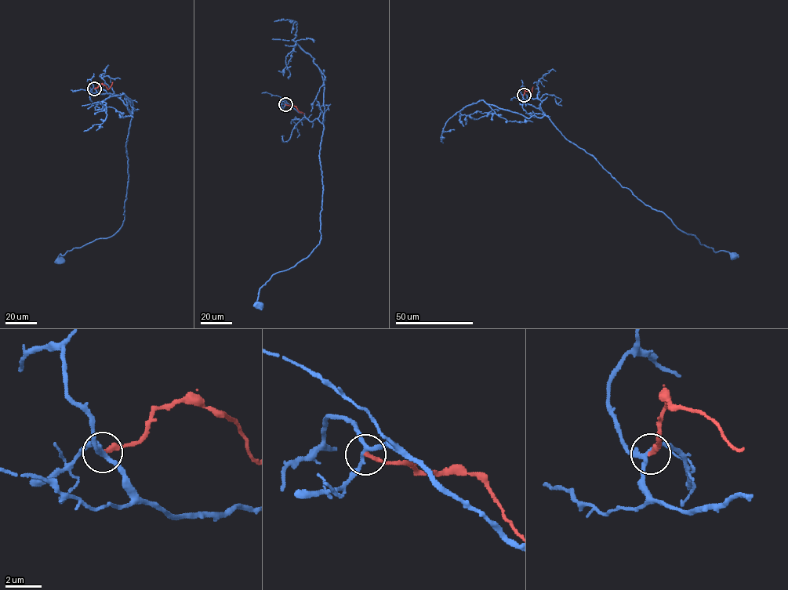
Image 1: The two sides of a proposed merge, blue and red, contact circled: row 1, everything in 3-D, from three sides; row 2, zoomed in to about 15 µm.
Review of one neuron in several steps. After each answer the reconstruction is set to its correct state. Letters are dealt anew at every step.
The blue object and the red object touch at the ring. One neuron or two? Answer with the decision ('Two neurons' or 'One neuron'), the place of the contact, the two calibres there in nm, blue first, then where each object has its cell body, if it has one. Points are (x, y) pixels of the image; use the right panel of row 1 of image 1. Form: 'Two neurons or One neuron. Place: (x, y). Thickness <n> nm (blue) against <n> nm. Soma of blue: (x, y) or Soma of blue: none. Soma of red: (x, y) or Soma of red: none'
Two neurons. Place: (524, 95). Thickness 200 nm (blue) against 240 nm. Soma of blue: (733, 256). Soma of red: none

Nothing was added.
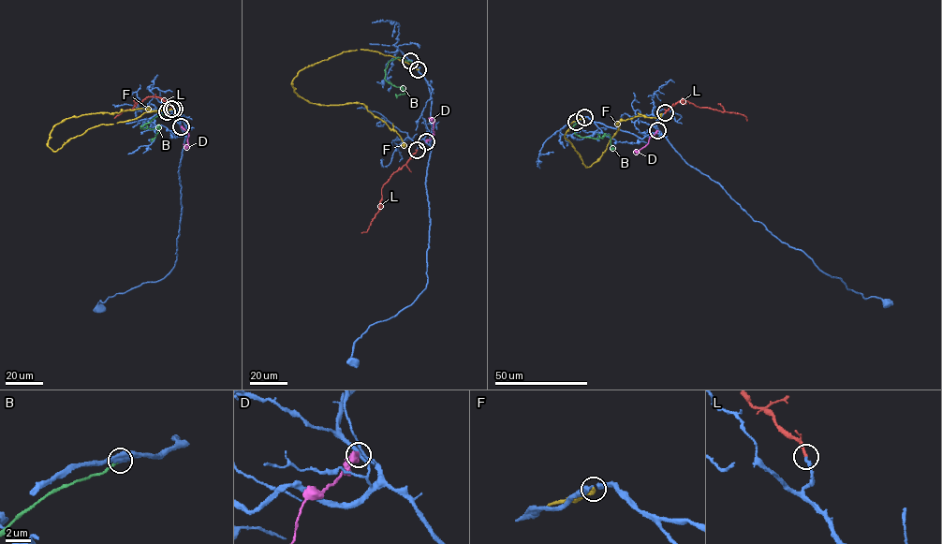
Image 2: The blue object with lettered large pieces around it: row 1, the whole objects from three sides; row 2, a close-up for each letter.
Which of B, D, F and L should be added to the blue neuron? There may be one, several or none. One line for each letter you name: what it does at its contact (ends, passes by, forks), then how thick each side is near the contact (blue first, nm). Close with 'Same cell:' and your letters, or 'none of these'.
L: it ends there; 220 nm thick on the blue side, 280 nm on the other
Same cell: L

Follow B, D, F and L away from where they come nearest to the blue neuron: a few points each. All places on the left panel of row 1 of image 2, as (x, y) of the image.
B: (167, 111), (140, 126), (151, 129), (160, 126), (151, 141)
D: (181, 126), (188, 136), (188, 145), (183, 144)
F: (174, 109), (101, 124), (55, 151), (48, 146), (51, 130), (66, 119), (160, 109)
L: (171, 109), (160, 97), (147, 96), (114, 118)

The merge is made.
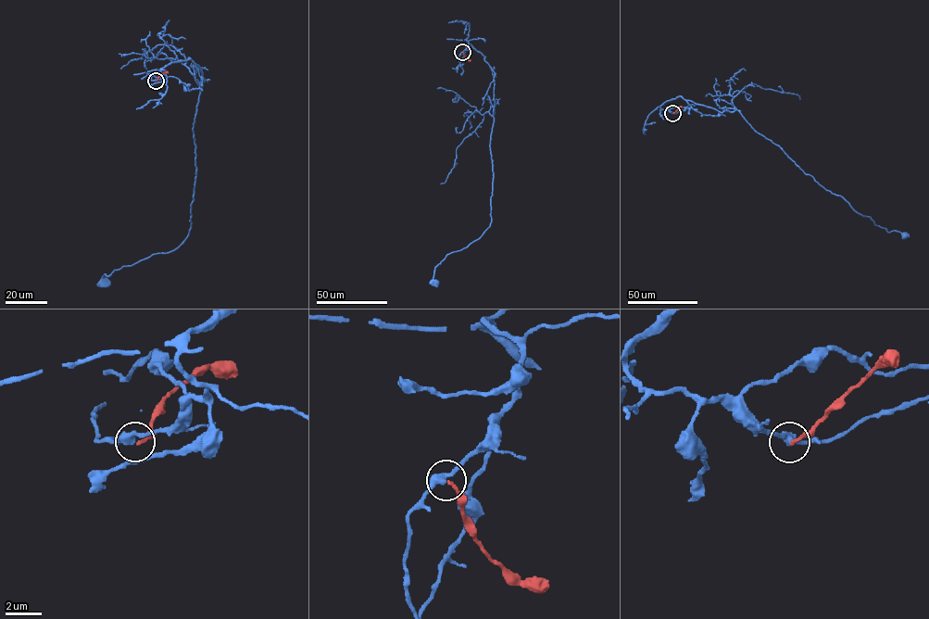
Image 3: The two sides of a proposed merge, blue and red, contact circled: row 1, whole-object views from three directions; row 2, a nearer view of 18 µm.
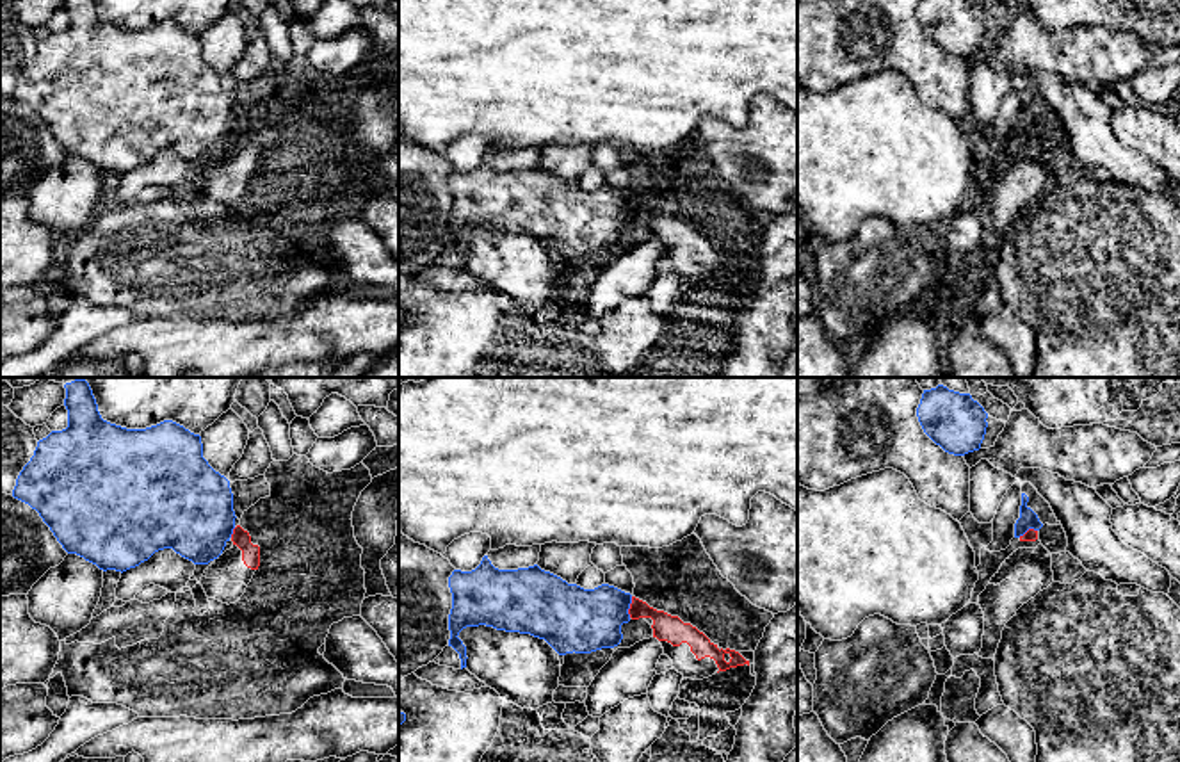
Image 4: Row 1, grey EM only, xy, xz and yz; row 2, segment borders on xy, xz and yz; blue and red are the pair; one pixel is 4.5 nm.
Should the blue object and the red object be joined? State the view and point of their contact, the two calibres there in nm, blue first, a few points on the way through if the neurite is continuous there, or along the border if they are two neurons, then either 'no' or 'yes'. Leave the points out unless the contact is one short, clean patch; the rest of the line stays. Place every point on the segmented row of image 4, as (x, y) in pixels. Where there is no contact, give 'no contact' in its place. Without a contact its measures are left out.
xz (629, 607) | 300/120 nm | along xz (632, 597), (629, 616) | no

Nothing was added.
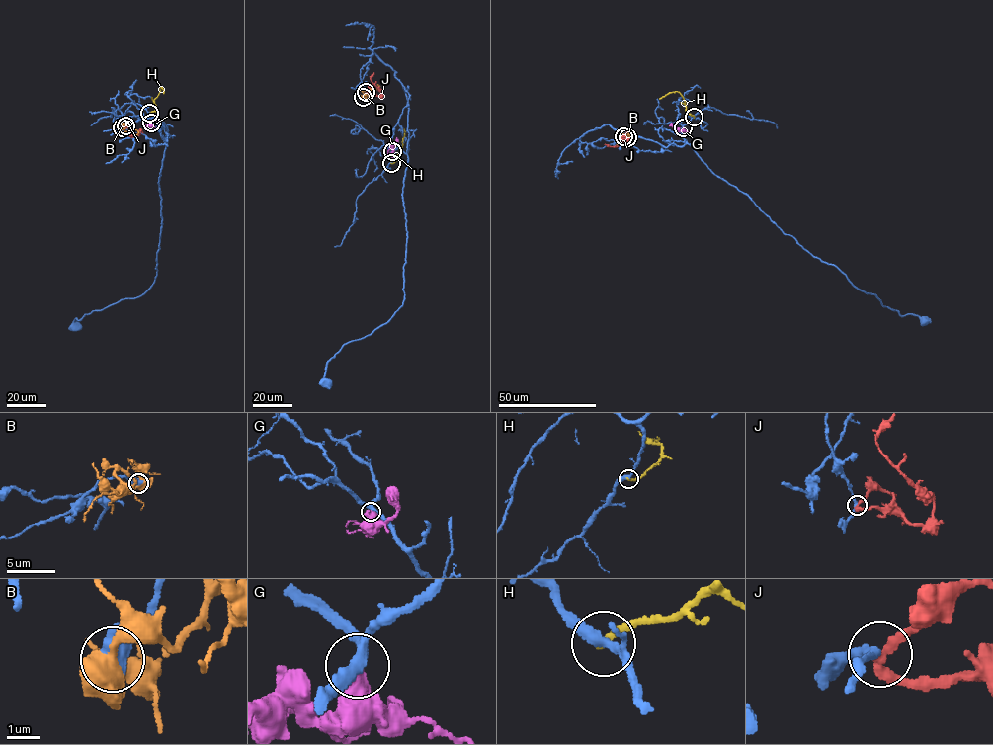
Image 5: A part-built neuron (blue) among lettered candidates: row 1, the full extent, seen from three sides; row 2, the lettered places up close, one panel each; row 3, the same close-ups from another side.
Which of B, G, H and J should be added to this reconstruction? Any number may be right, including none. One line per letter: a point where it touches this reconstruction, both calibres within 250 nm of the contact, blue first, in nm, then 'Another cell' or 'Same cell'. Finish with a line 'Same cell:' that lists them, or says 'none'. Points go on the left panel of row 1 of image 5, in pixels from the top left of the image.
B: Touches blue at (122, 127). Thickness 650 nm (blue) against 440 nm. Another cell
G: Touches blue at (151, 123). Thickness 280 nm (blue) against 440 nm. Another cell
H: Touches blue at (149, 113). Thickness 300 nm (blue) against 240 nm. Another cell
J: Touches blue at (125, 125). Thickness 200 nm (blue) against 260 nm. Another cell
Same cell: none

